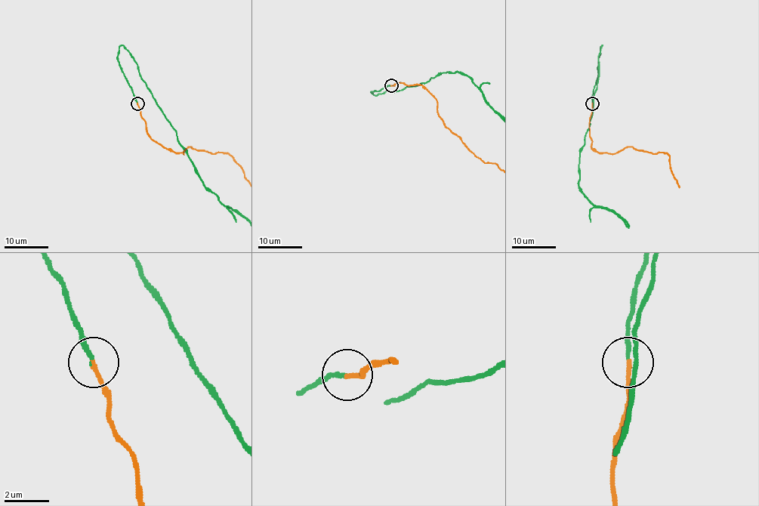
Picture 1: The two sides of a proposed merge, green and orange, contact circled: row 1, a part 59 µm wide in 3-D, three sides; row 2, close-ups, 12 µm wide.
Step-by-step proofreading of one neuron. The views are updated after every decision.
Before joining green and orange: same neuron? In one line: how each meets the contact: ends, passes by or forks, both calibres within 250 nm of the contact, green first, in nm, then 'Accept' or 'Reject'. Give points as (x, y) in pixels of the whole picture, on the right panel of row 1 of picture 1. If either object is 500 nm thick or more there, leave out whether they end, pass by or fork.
At the ring green ends. At the ring orange ends. Thickness 190 nm (green) against 170 nm. Accept

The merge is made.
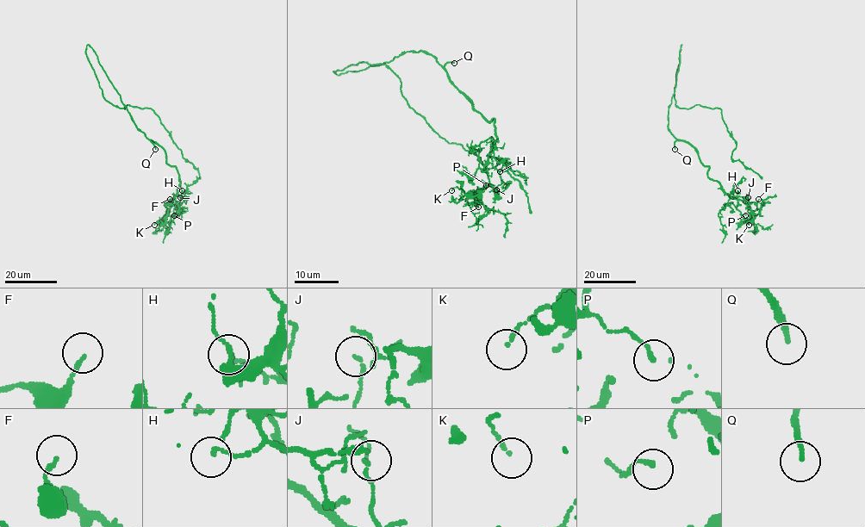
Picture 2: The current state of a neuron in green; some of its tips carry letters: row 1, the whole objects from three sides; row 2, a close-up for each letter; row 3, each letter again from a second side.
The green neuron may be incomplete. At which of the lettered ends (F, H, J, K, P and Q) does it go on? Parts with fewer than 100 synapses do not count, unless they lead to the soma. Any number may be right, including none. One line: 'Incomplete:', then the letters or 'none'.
Incomplete: Q

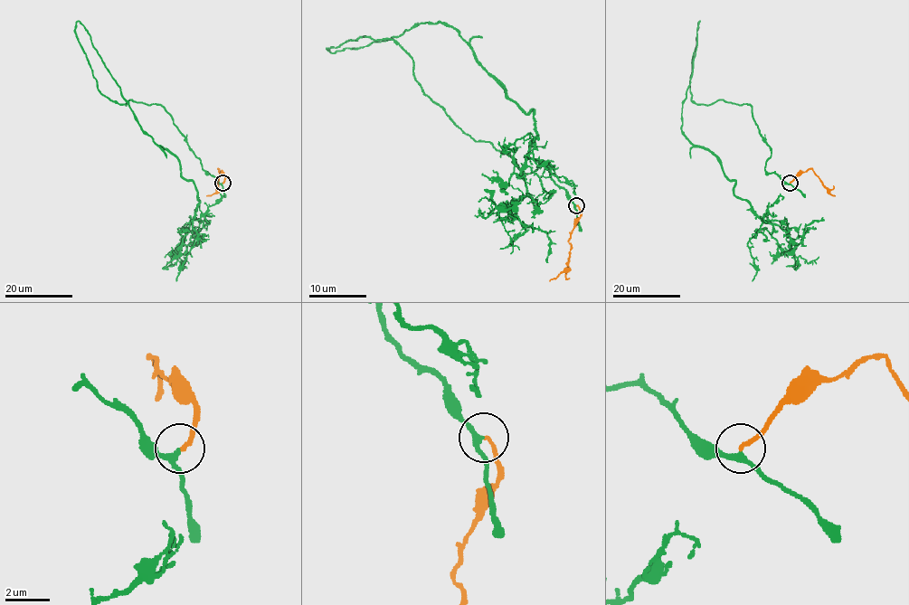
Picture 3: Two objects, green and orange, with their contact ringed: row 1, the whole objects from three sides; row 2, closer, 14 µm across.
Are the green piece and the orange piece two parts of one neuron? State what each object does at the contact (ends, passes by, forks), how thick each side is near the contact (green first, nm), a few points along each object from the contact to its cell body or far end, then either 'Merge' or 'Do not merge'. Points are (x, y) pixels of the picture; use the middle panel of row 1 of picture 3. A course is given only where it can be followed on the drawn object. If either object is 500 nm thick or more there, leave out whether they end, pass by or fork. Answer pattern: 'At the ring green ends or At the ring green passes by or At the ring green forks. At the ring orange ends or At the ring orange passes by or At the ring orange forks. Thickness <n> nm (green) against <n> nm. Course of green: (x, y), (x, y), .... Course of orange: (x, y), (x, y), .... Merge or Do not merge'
At the ring green passes by. At the ring orange ends. Thickness 220 nm (green) against 150 nm. Course of green: (576, 204), (463, 132), (395, 42), (326, 50), (451, 25), (533, 110), (505, 206), (547, 260). Course of orange: (576, 204), (581, 217), (569, 241), (567, 268), (549, 280). Merge

